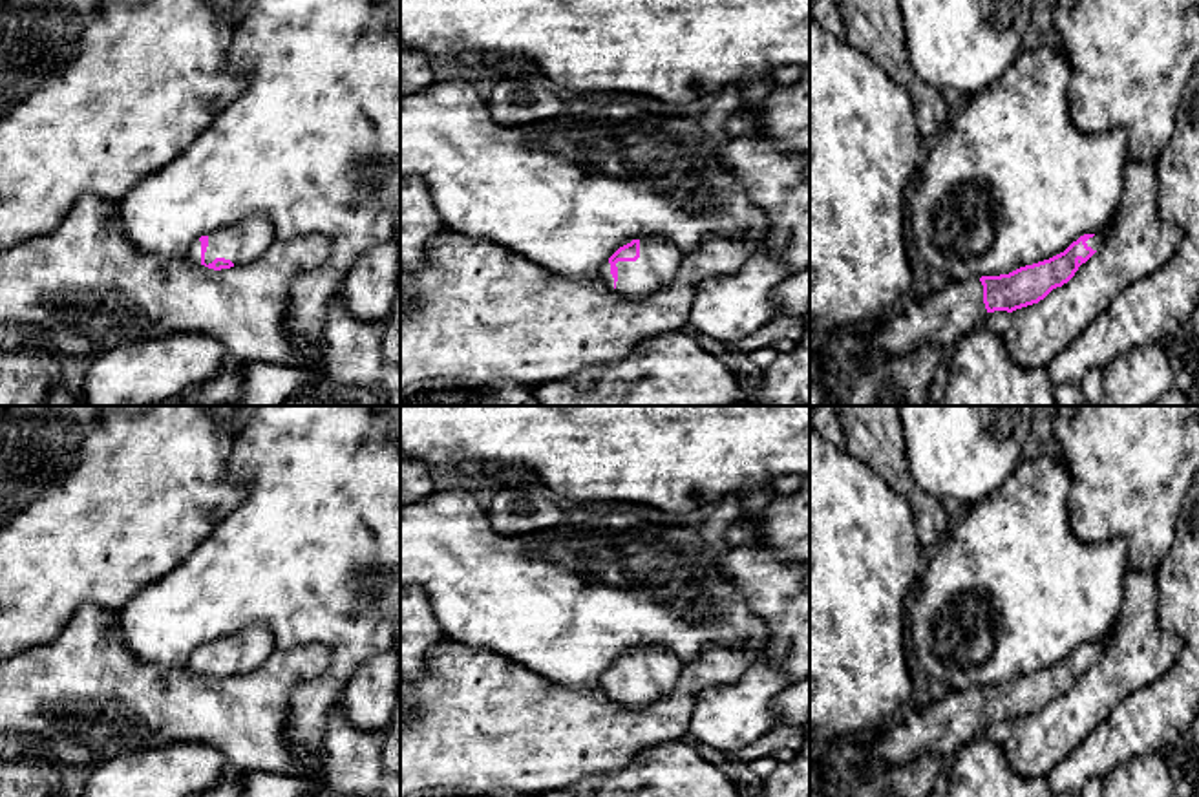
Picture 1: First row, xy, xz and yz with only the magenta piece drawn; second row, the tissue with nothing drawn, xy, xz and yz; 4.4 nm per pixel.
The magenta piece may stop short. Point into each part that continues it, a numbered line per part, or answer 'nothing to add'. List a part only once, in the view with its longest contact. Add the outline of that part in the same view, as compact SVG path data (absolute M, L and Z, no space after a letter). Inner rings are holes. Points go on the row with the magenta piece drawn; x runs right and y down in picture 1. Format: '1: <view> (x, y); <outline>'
1: xz (658, 262); M662 236L640 239L640 258L636 261L618 261L618 278L610 274L610 263L601 267L601 278L609 289L627 302L643 302L665 287L678 272L682 252Z

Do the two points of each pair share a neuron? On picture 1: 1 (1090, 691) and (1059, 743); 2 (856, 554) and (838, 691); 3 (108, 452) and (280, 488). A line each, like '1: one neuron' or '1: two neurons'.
1: one neuron
2: one neuron
3: two neurons

